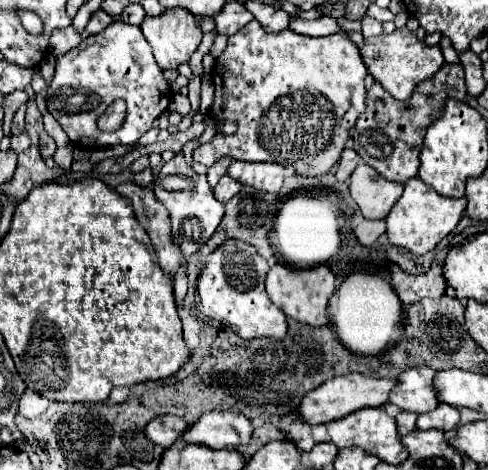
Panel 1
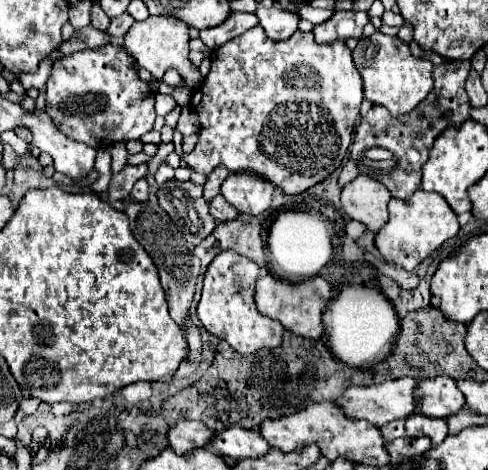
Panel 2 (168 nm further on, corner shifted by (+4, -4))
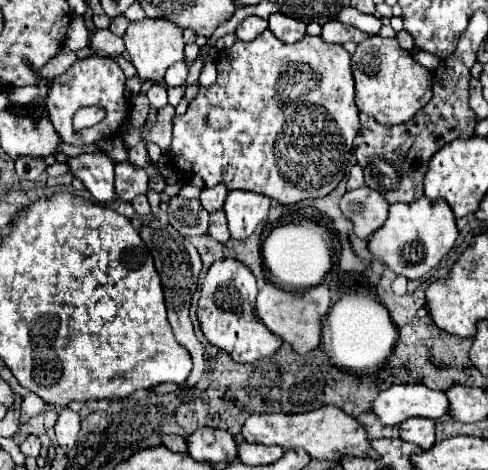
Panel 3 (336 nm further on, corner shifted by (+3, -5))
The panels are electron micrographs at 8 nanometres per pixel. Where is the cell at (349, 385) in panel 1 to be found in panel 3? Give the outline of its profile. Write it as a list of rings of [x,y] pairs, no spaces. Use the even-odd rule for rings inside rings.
[[[393,385],[391,389],[383,391],[377,401],[373,401],[373,413],[385,425],[399,425],[409,417],[425,417],[437,421],[449,415],[449,399],[443,391],[433,391],[425,385]]]

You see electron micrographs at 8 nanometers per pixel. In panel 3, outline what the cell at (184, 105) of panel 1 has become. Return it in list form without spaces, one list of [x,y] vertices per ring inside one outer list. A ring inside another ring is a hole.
[[[153,85],[145,95],[147,95],[147,99],[149,99],[149,103],[151,103],[153,109],[161,109],[163,105],[167,105],[165,85]]]

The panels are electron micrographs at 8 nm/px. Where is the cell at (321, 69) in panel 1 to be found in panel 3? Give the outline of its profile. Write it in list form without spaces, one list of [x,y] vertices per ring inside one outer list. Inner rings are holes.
[[[267,29],[251,43],[235,41],[231,49],[217,55],[215,65],[219,69],[217,81],[199,89],[187,113],[173,117],[173,141],[165,151],[171,165],[185,175],[201,175],[205,187],[225,183],[229,191],[253,191],[281,205],[329,195],[345,177],[353,139],[359,133],[351,55],[343,45],[325,43],[311,35],[287,45]]]

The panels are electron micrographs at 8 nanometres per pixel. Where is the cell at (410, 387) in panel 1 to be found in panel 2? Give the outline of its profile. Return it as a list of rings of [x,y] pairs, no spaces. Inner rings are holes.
[[[448,376],[420,378],[416,384],[416,400],[420,400],[420,414],[430,418],[448,418],[464,406],[464,396],[456,388],[456,380]]]

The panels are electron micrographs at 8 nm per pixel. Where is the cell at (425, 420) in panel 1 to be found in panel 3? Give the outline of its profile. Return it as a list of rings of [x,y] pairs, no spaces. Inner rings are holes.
[[[413,417],[409,421],[403,421],[399,425],[399,437],[403,441],[415,443],[417,447],[421,447],[423,451],[431,449],[435,445],[435,423],[431,419],[421,419],[421,417]]]

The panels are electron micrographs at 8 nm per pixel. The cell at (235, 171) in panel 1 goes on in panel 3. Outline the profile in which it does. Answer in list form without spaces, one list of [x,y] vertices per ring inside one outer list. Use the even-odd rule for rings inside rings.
[[[231,191],[225,201],[227,227],[233,239],[247,239],[255,227],[267,217],[271,199],[249,191]]]

